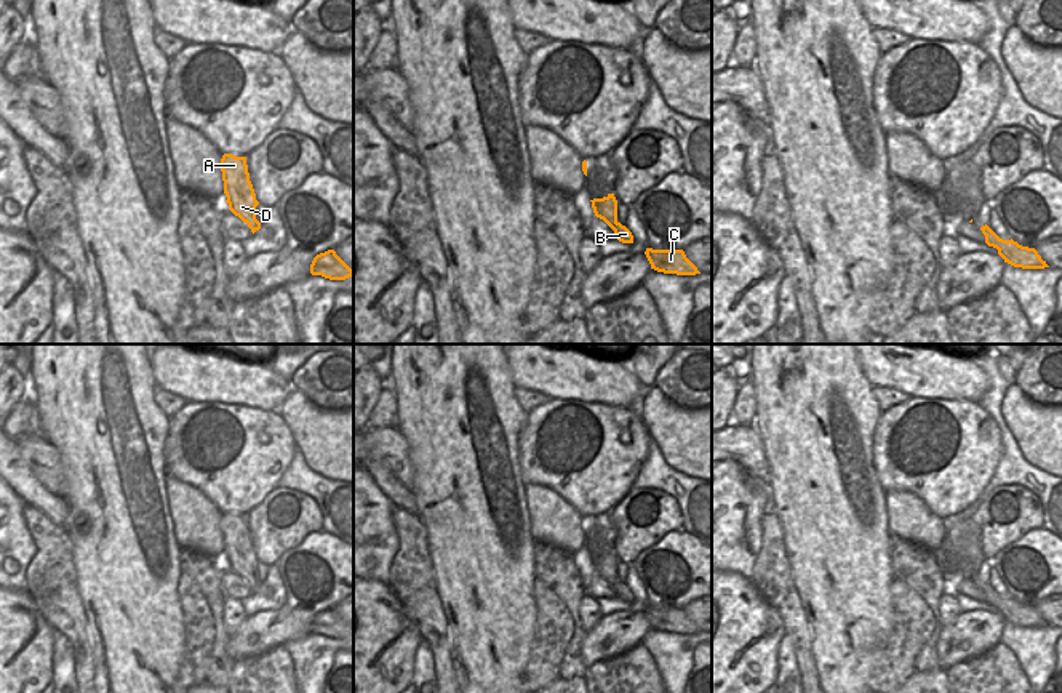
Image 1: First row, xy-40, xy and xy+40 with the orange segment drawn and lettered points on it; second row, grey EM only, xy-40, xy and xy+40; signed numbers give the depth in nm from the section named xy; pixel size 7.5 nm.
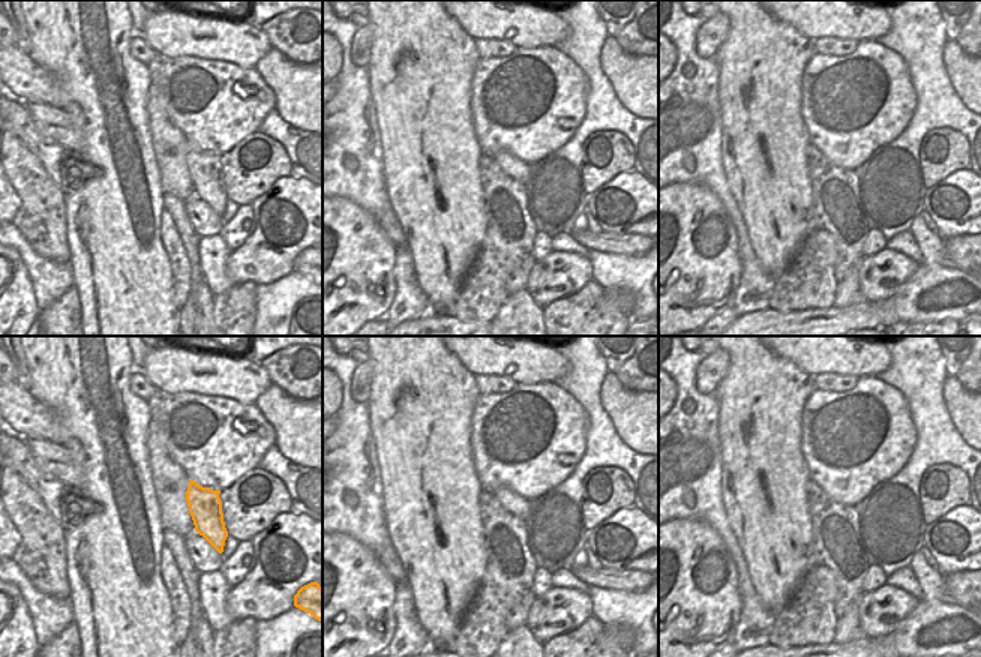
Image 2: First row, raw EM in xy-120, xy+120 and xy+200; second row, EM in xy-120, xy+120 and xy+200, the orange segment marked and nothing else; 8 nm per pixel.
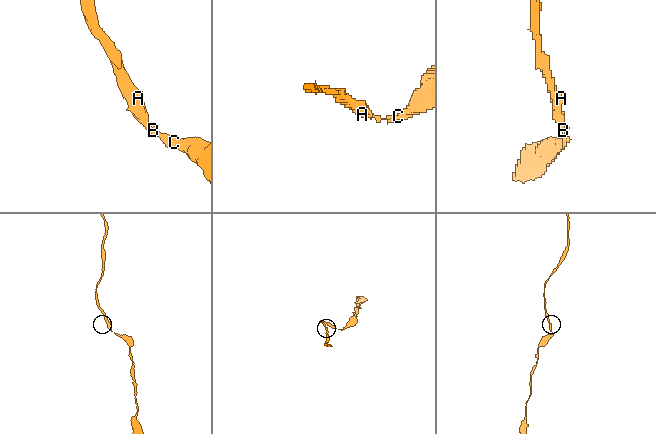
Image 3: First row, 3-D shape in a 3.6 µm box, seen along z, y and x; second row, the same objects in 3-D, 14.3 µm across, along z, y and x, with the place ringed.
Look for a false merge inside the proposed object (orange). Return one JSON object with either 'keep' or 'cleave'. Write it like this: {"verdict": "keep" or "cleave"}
{"verdict": "keep"}

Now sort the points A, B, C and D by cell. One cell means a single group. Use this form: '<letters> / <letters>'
A B C D

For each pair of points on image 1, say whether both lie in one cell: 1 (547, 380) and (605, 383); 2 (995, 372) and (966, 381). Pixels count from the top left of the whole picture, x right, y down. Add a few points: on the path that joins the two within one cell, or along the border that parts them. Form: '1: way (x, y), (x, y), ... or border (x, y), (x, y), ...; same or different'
1: way (562, 380), (584, 380), (590, 383); same
2: border (971, 360), (989, 383), (978, 402); different

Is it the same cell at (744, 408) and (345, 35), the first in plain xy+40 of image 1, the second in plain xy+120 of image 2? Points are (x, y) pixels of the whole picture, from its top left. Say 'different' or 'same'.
different

